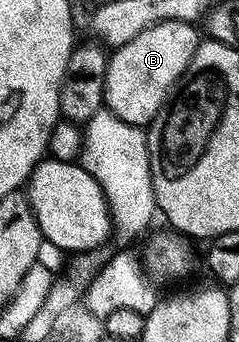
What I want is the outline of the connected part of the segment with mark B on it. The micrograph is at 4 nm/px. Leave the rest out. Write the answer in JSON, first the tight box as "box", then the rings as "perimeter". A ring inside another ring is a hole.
{"box":[105,21,199,126],"perimeter":[[[164,21],[135,35],[131,43],[112,50],[105,80],[107,109],[127,124],[148,126],[168,102],[177,80],[187,71],[199,44],[197,28],[188,21]]]}

